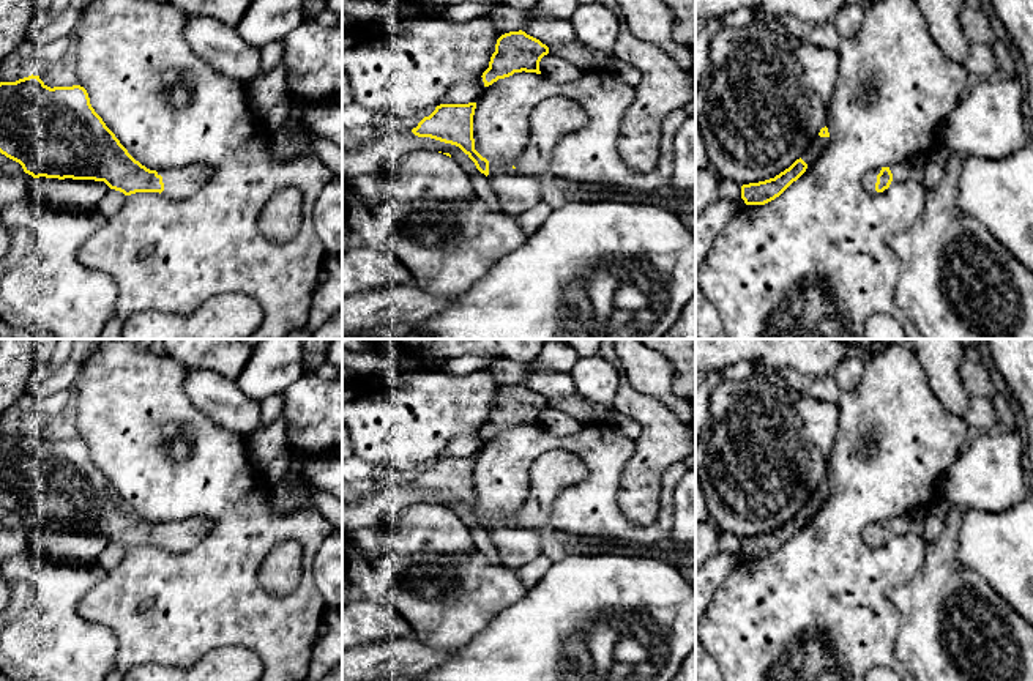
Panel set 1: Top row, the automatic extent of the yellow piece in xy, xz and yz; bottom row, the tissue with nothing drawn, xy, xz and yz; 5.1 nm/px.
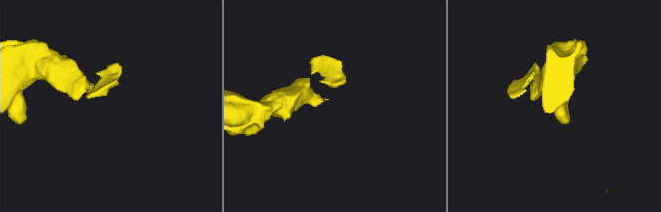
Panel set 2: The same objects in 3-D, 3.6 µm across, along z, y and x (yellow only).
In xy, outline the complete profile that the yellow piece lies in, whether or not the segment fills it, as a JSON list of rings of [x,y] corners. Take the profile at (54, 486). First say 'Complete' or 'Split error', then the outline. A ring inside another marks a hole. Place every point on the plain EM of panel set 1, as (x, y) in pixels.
Split error. [[[39,429],[0,435],[0,506],[19,515],[33,531],[104,534],[125,549],[159,545],[180,553],[197,547],[213,522],[203,515],[150,523],[136,514],[90,457],[80,438],[47,440]]]

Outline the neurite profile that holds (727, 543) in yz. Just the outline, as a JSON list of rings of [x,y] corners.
[[[721,531],[718,539],[718,549],[724,553],[740,553],[741,552],[741,539],[729,531]]]

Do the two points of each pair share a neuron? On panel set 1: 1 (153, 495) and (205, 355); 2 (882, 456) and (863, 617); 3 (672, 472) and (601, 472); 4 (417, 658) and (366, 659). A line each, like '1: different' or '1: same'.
1: different
2: same
3: same
4: same

